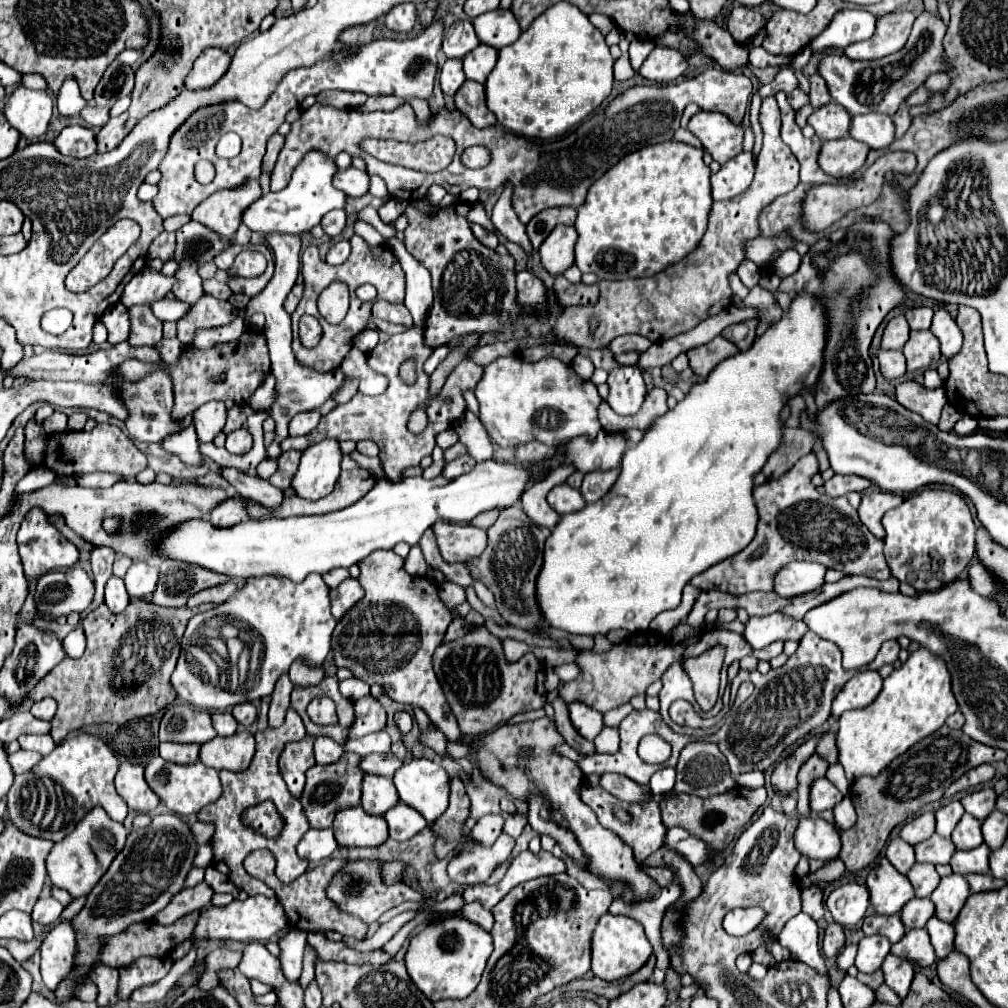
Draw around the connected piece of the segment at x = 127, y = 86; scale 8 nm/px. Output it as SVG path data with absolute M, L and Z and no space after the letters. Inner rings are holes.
M113 60L95 90L95 104L111 108L115 100L119 100L121 96L129 96L133 90L133 78L135 70L131 66Z

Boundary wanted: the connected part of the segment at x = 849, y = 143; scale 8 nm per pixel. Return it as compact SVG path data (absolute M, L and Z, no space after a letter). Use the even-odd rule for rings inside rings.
M839 138L839 140L829 140L823 142L821 152L819 152L819 166L823 172L835 176L835 178L845 178L857 172L867 158L867 144L857 142L853 138Z

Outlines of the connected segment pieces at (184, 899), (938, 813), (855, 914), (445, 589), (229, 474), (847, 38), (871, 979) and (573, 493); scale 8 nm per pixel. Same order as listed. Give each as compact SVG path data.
M201 882L195 888L183 888L179 894L171 898L171 902L163 910L157 912L155 920L159 924L171 924L193 910L203 910L207 908L207 904L211 904L213 894L215 892L207 882Z
M953 800L941 808L935 810L935 820L937 820L937 834L943 838L949 838L961 816L965 814L963 806L959 800Z
M843 884L827 898L827 908L833 920L841 926L855 926L865 918L869 906L869 890L861 884Z
M445 582L445 584L439 586L439 596L441 596L441 600L445 602L445 606L449 608L449 612L453 614L453 618L461 618L461 616L455 612L455 608L465 602L465 590L463 590L461 586L457 586L457 584Z
M225 468L221 472L221 476L225 480L229 480L243 498L251 498L265 508L279 508L279 504L283 502L283 492L279 488L275 488L269 480L251 478L247 474L239 472L237 468Z
M841 10L831 24L811 42L813 52L829 46L845 48L859 40L869 40L875 32L875 16L867 10Z
M877 970L873 974L857 974L857 980L863 982L863 984L867 984L871 990L877 990L883 984L883 972Z
M559 484L547 494L549 506L559 512L559 514L569 514L569 512L579 512L585 506L585 500L579 490L571 488L569 484Z

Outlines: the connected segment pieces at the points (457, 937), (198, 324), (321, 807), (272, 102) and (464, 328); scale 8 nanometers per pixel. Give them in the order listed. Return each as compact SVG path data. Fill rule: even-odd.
M449 916L445 920L429 924L411 940L405 954L405 966L415 986L431 1002L443 998L465 998L477 988L491 952L493 942L489 932L465 918Z
M203 294L177 322L177 338L183 345L192 344L195 330L229 324L236 317L237 310L228 301Z
M343 754L335 764L327 766L313 766L307 772L307 784L301 796L301 804L305 810L305 816L309 818L311 828L331 828L335 814L345 808L353 808L361 802L361 780L363 770L359 768L361 756L359 754Z
M435 20L425 32L417 38L407 40L373 40L367 46L359 46L351 56L341 62L319 60L309 68L295 68L283 76L277 84L275 92L269 96L267 104L259 110L251 110L237 100L203 106L195 110L171 136L167 156L159 164L161 180L159 192L153 198L153 208L161 218L169 218L175 214L191 214L207 196L219 190L231 190L243 186L247 180L255 180L261 174L261 160L265 156L267 140L277 132L277 128L285 122L289 110L299 106L309 94L317 96L323 90L347 90L347 92L365 92L367 96L377 94L395 94L403 100L407 98L429 98L435 84L437 74L437 52L441 48L443 24ZM225 132L235 132L243 140L241 154L231 160L221 160L215 156L215 146ZM207 158L215 164L217 174L215 180L207 186L197 184L193 168L195 162Z
M459 198L435 216L423 216L413 204L405 208L409 228L405 230L407 252L433 276L435 304L425 322L425 344L437 348L449 344L463 332L493 332L499 324L515 320L515 260L483 246L471 232L465 216L455 212Z

